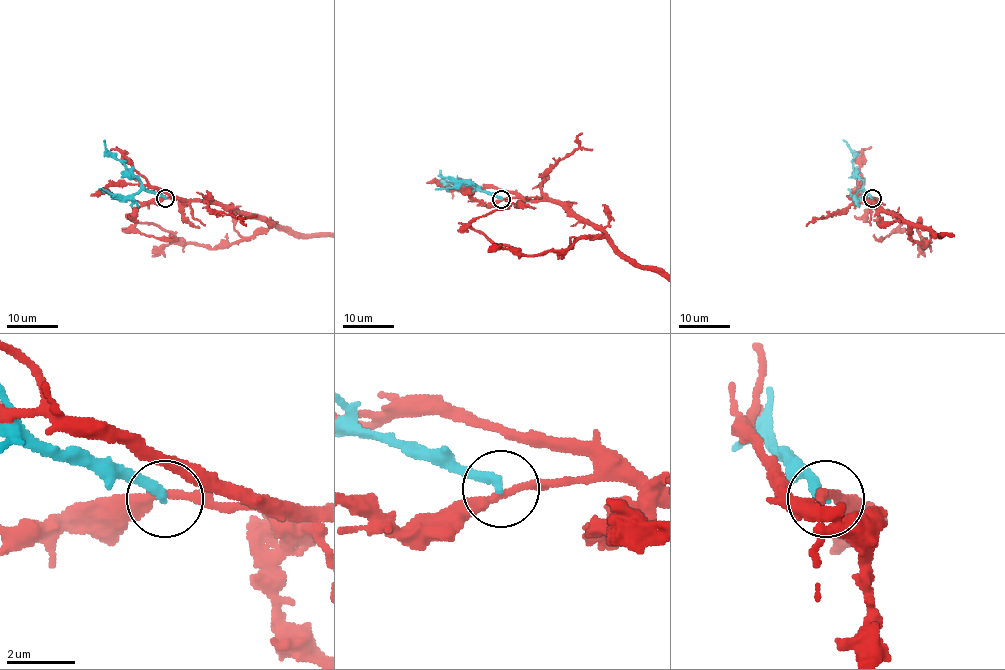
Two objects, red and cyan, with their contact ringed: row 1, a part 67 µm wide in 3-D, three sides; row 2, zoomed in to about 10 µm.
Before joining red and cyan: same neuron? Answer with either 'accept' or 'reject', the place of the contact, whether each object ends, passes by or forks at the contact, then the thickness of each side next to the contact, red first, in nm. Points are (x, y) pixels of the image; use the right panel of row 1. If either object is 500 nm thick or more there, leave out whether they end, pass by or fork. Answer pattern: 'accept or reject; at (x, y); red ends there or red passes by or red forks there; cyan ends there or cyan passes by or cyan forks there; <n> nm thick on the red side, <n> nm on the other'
reject; at (872, 198); red passes by; cyan ends there; 280 nm thick on the red side, 320 nm on the other

